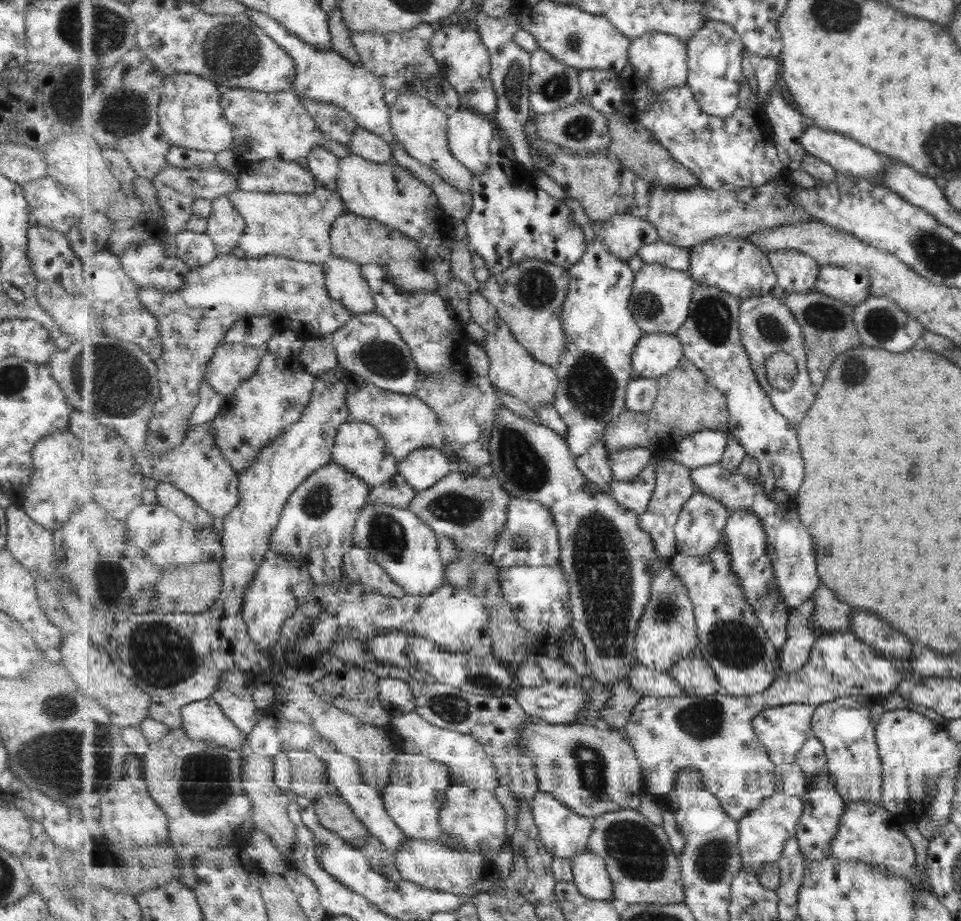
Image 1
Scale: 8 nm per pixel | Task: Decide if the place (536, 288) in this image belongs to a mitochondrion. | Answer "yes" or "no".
yes

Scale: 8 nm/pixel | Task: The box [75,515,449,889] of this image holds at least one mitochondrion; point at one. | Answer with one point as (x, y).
(171, 660)

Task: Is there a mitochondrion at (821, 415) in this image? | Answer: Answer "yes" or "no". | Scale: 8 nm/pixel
no

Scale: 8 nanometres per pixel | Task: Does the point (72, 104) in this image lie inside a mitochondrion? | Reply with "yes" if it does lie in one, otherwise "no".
no

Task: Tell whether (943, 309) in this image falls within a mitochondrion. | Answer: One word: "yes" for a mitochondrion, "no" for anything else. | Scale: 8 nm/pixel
no

